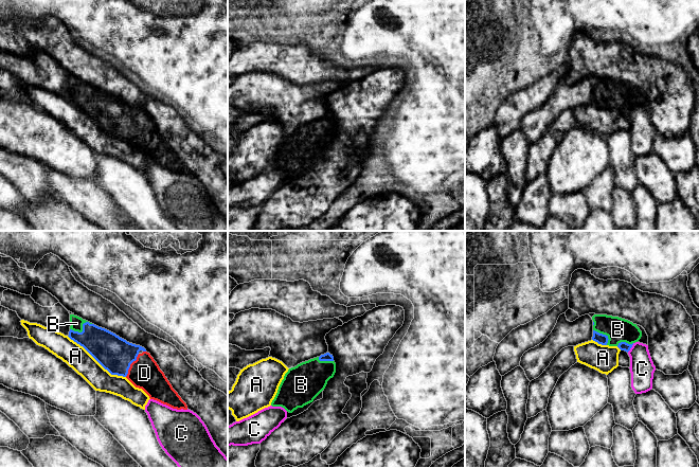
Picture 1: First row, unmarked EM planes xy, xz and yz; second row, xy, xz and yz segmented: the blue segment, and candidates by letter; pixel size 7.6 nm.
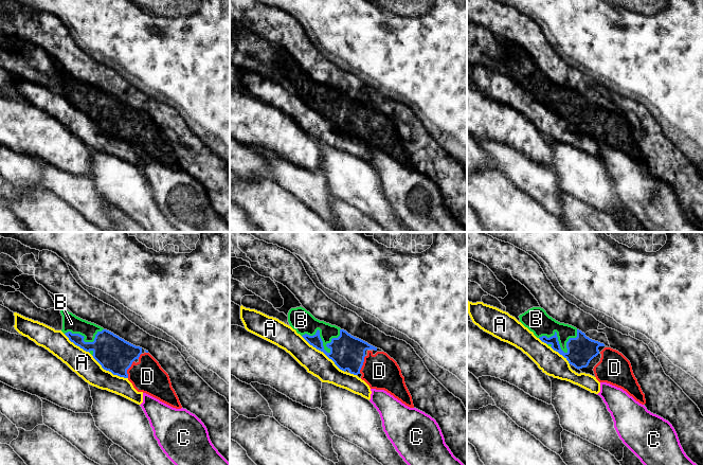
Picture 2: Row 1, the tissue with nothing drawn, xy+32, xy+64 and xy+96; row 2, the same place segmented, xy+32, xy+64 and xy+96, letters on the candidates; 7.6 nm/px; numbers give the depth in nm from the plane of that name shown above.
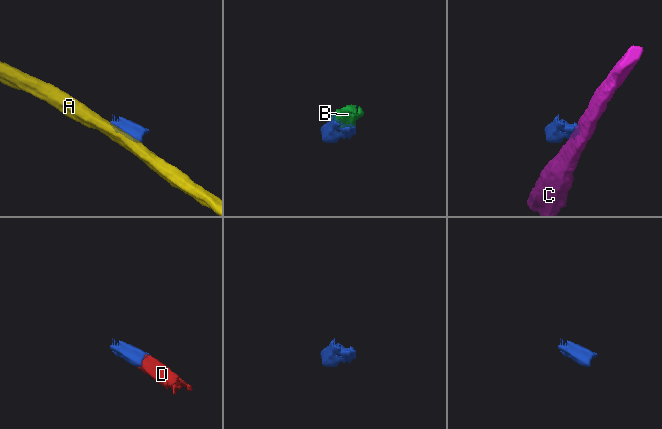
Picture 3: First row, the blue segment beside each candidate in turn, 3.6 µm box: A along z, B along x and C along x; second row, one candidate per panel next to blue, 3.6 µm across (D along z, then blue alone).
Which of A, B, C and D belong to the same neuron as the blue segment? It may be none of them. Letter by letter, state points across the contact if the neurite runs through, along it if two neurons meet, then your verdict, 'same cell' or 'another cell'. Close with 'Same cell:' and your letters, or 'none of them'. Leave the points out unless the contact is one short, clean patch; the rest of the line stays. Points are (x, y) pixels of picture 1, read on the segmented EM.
A: another cell
B: same cell
C: border along yz (633, 343), (627, 352); another cell
D: same cell
Same cell: B, D

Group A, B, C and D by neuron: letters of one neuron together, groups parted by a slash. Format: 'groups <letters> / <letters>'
groups A / B D / C

